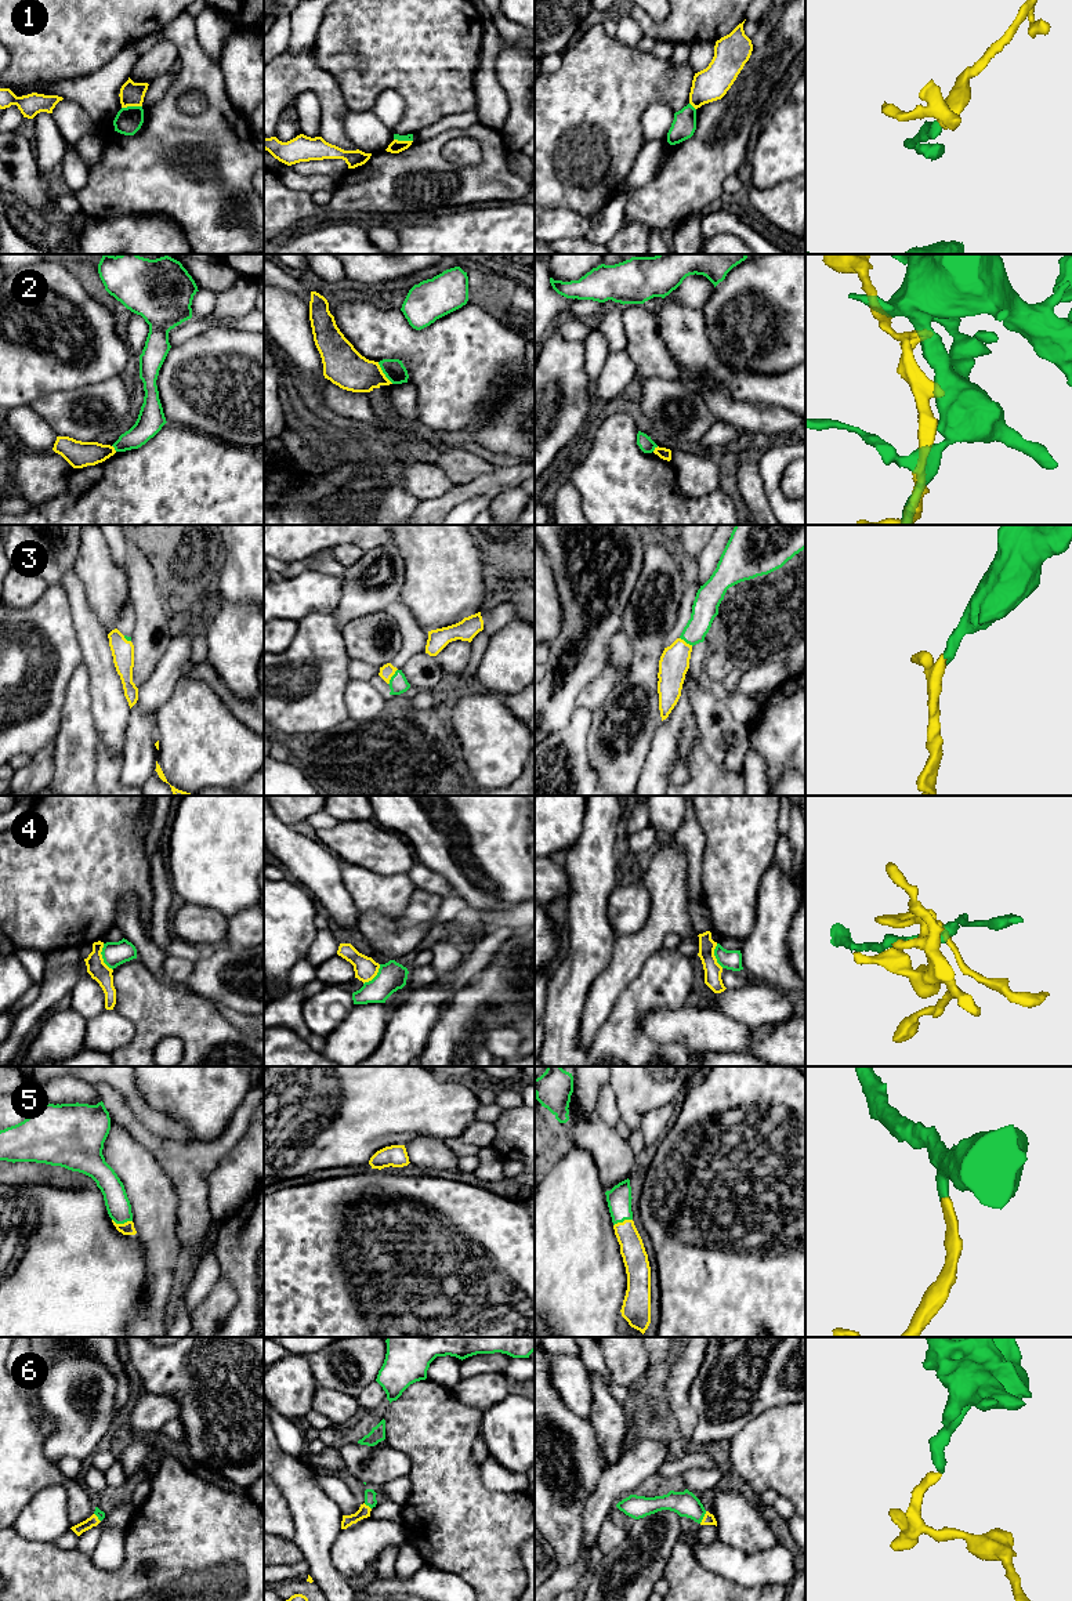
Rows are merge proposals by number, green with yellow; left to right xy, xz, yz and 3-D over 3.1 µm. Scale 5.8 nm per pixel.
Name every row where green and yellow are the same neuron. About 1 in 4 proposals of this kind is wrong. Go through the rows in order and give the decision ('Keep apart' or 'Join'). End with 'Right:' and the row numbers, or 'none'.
1: Keep apart
2: Keep apart
3: Join
4: Keep apart
5: Join
6: Join
Right: 3, 5, 6

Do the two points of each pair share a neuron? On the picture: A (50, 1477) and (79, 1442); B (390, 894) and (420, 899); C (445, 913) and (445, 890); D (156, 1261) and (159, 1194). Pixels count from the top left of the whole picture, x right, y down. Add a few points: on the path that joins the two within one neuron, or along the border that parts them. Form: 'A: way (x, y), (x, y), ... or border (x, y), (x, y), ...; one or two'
A: border (54, 1430), (44, 1444), (44, 1456), (53, 1464); two
B: border (415, 888), (406, 908), (398, 916), (381, 913); two
C: border (453, 893), (444, 898); two
D: way (159, 1245), (159, 1210); one

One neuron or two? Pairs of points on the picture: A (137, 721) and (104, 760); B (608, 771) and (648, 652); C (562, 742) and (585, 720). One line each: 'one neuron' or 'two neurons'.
A: two neurons
B: one neuron
C: one neuron

